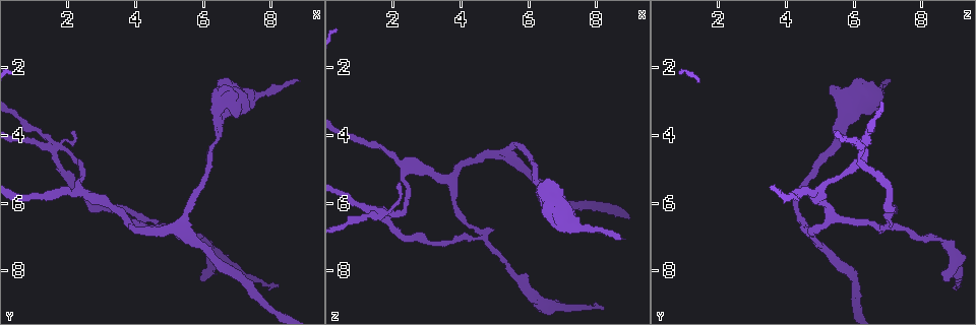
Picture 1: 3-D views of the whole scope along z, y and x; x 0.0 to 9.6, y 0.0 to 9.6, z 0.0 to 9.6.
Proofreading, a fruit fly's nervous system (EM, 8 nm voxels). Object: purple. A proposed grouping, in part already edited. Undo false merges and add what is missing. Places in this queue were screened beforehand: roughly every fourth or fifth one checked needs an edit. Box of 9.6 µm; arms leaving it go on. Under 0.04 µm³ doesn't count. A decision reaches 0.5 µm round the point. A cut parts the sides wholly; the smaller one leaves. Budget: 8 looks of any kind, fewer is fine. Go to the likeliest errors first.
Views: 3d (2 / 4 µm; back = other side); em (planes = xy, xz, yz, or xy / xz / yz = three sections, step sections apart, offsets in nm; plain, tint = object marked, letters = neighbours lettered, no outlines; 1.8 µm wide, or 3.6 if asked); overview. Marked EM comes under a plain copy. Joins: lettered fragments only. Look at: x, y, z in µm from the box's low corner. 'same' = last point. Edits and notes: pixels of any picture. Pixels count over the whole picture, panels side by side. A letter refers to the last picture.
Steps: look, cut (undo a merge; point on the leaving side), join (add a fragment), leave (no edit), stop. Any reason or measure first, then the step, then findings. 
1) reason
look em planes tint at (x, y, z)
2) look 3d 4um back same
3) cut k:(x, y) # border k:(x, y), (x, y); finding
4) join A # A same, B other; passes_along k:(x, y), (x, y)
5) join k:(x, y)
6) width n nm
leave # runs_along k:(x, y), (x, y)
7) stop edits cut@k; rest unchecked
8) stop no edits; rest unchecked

abrupt turn
look em planes letters at (1.85, 4.35, 6.30)

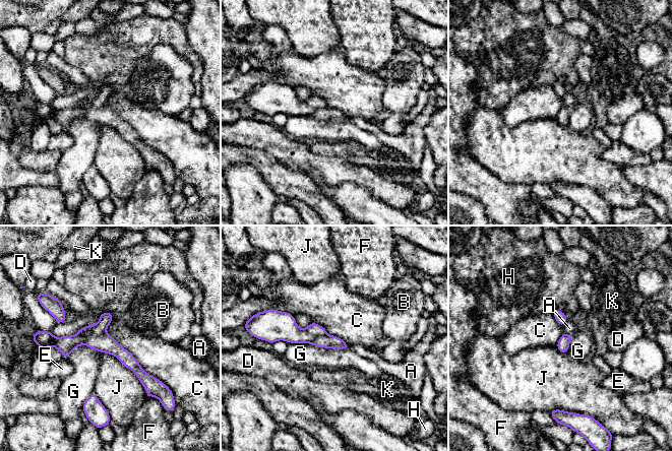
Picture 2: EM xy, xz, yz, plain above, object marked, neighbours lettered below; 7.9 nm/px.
longest_contact C 600 nm
cut 2:(100, 327) # A other, B other, C other, D other, E other, F other, G other, H other, J other, K other; border 2:(90, 325), (96, 334), (105, 331); a second neuron is stuck on

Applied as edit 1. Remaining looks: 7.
look overview

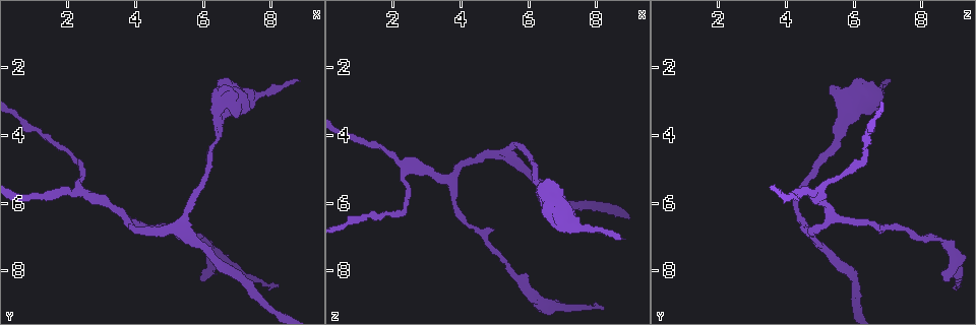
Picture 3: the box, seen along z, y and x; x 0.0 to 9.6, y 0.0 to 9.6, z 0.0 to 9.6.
thin end
look 3d 2um at (8.20, 8.45, 9.10)

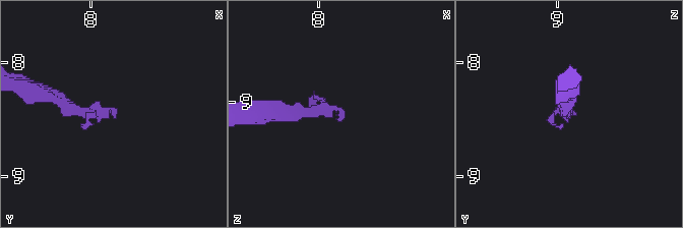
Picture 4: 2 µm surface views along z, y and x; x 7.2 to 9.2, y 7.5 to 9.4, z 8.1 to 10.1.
need the tissue
look em planes letters at (8.24, 8.48, 9.10)

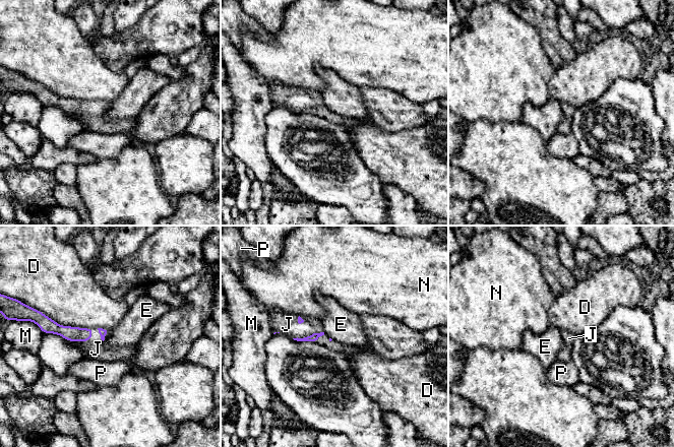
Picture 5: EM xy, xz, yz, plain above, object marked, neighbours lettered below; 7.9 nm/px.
longest_contact D 420 nm
join J # D other, E other, J same, M other, N other, P other; passes_along 5:(313, 337), (308, 336), (287, 324); it goes on there

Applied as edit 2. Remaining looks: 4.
look em planes tint at (6.50, 3.95, 5.60)

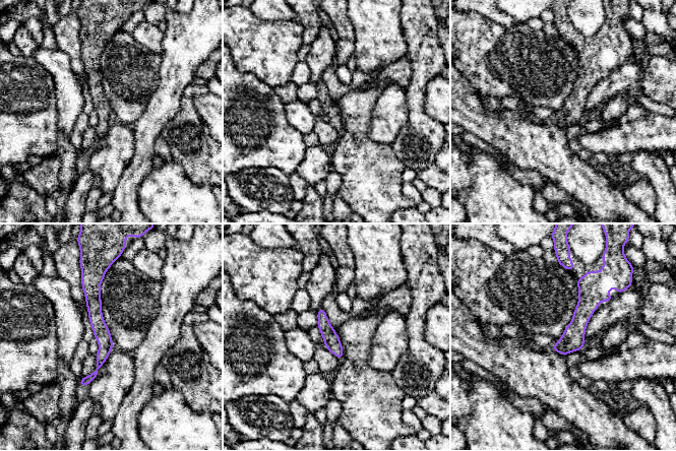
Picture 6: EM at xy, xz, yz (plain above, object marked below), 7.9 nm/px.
look em planes letters same

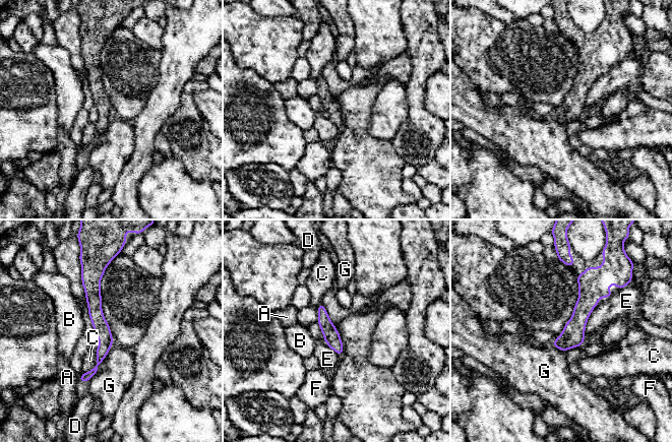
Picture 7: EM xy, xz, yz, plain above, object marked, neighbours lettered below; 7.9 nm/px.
longest_contact E 280 nm
leave # A other, B other, C other, D other, E other, F other, G other; continuous, no second neuron

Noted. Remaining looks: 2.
stop edits cut@2, join@5; rest unchecked

